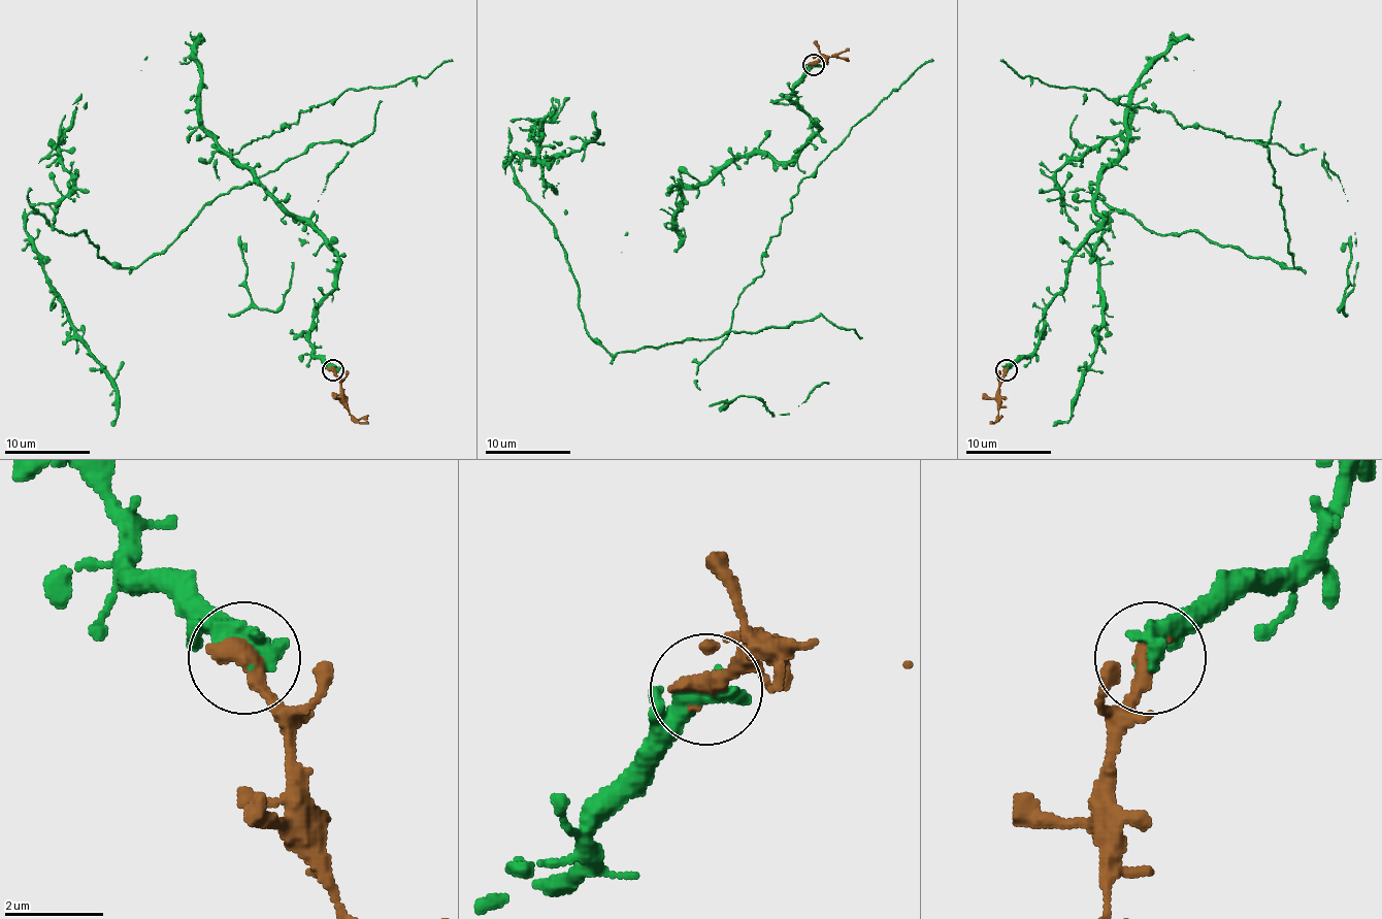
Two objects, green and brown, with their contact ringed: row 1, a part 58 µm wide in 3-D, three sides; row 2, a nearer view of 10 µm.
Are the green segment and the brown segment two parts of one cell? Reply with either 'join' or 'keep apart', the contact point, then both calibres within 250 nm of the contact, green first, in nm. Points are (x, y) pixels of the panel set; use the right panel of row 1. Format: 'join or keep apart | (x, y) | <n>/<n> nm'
join | (1006, 370) | 550/460 nm

